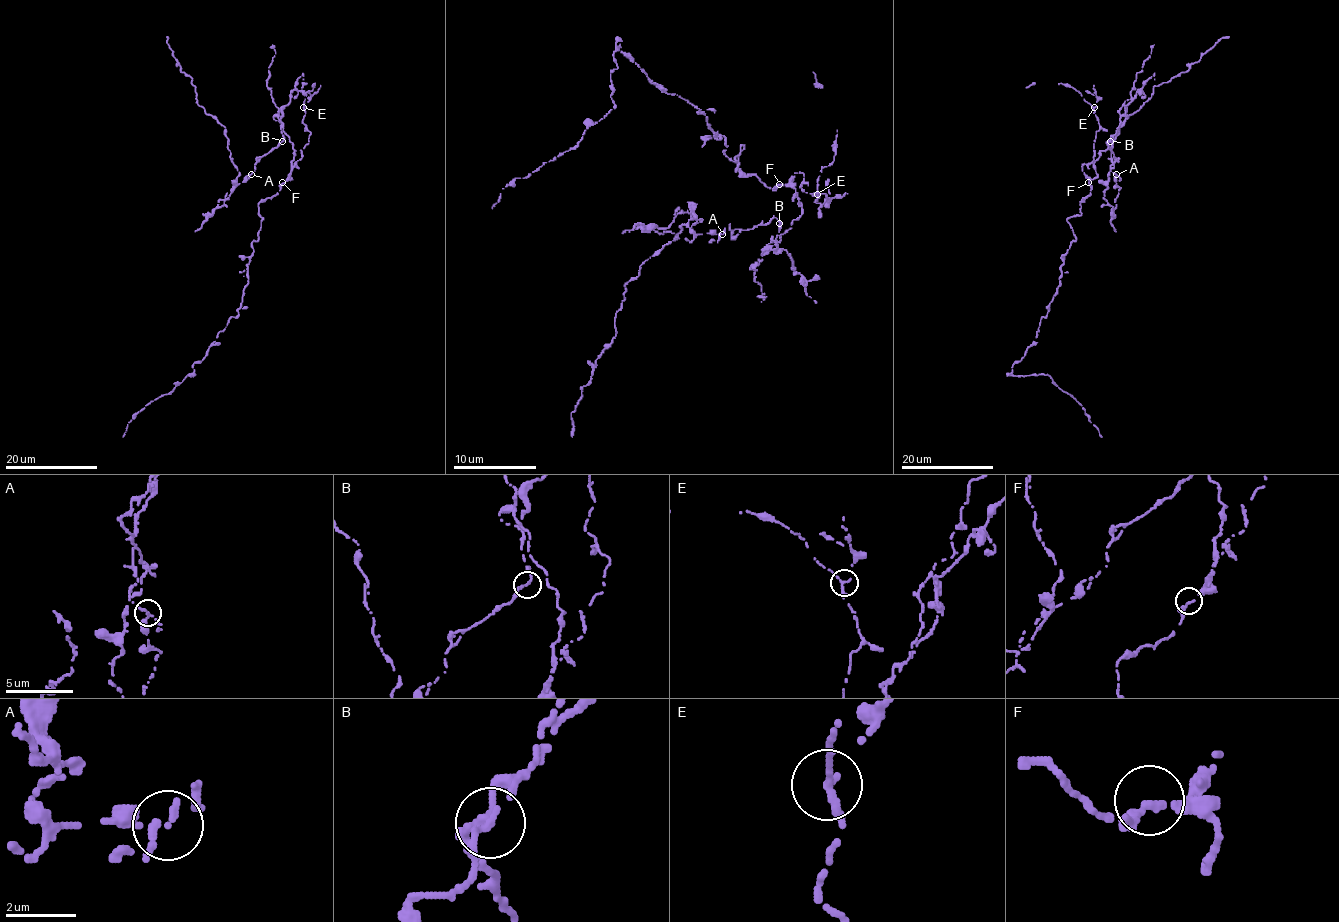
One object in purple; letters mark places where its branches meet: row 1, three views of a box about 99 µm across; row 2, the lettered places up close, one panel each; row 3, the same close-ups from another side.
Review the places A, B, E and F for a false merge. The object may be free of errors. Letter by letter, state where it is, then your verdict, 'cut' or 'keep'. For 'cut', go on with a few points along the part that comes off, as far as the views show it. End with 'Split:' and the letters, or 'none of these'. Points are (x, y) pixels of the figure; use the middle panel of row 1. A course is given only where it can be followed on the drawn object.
A: place (722, 234); keep
B: place (779, 223); keep
E: place (817, 194); keep
F: place (779, 184); keep
Split: none of these

